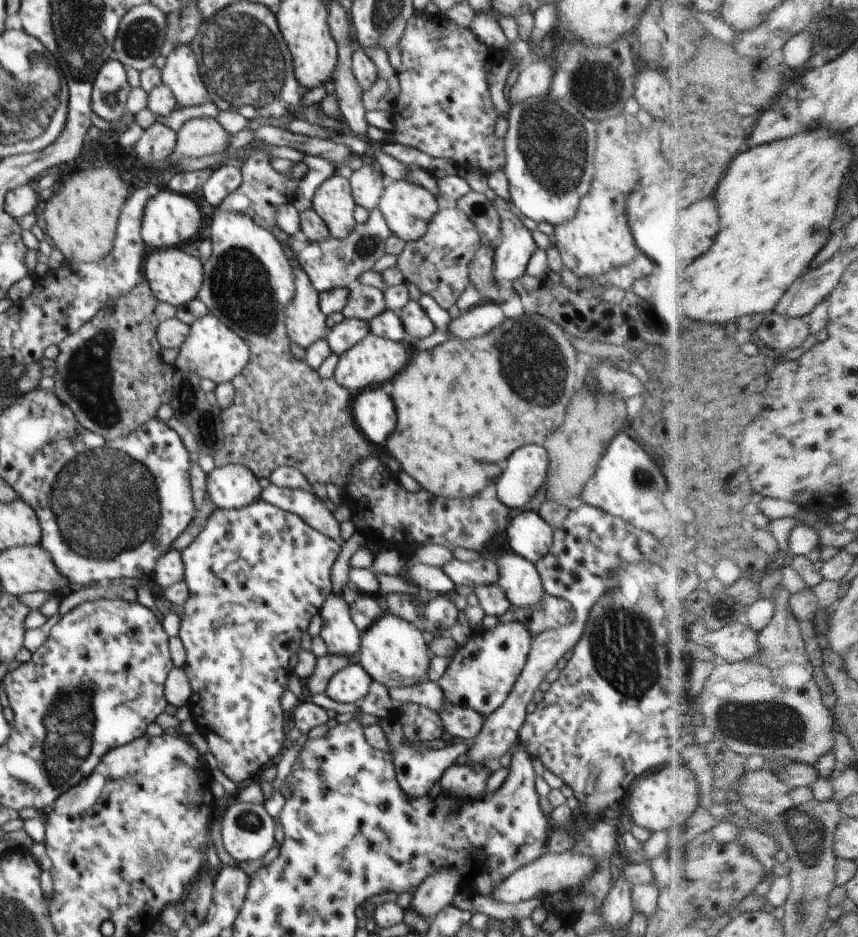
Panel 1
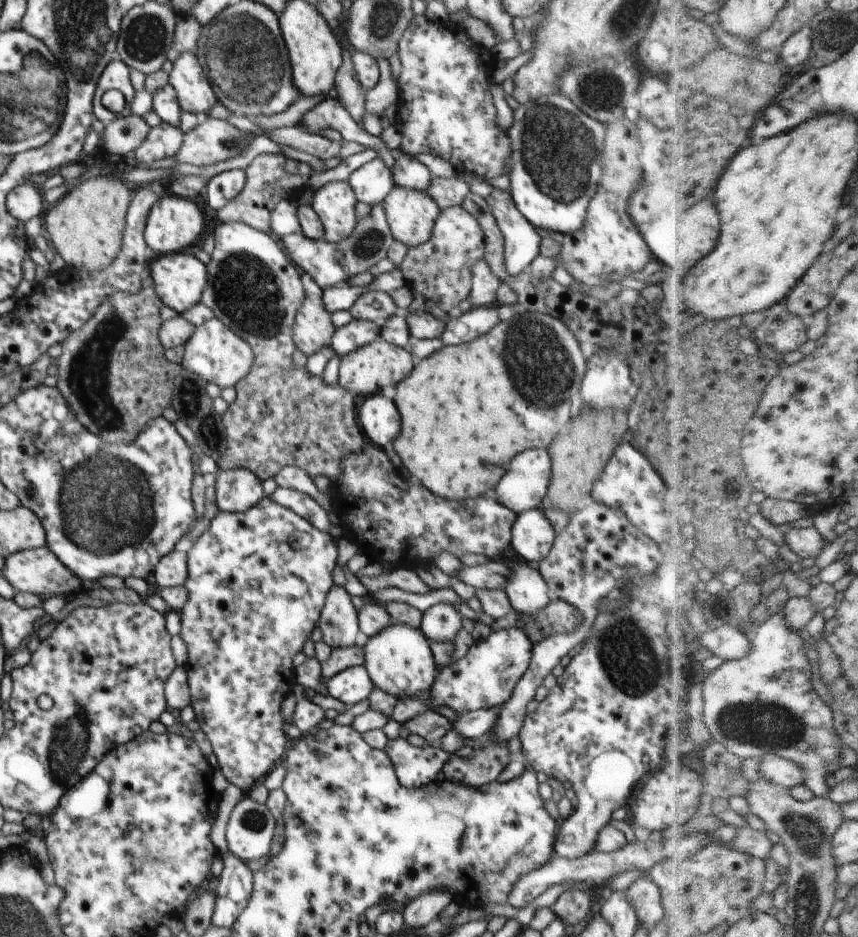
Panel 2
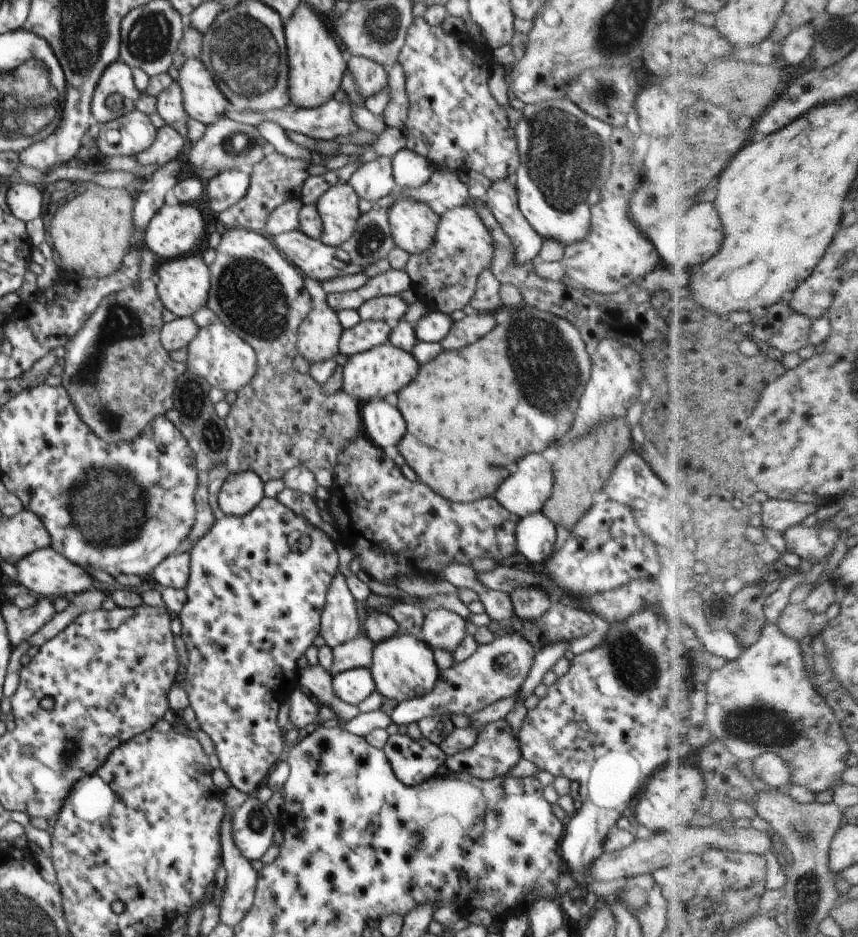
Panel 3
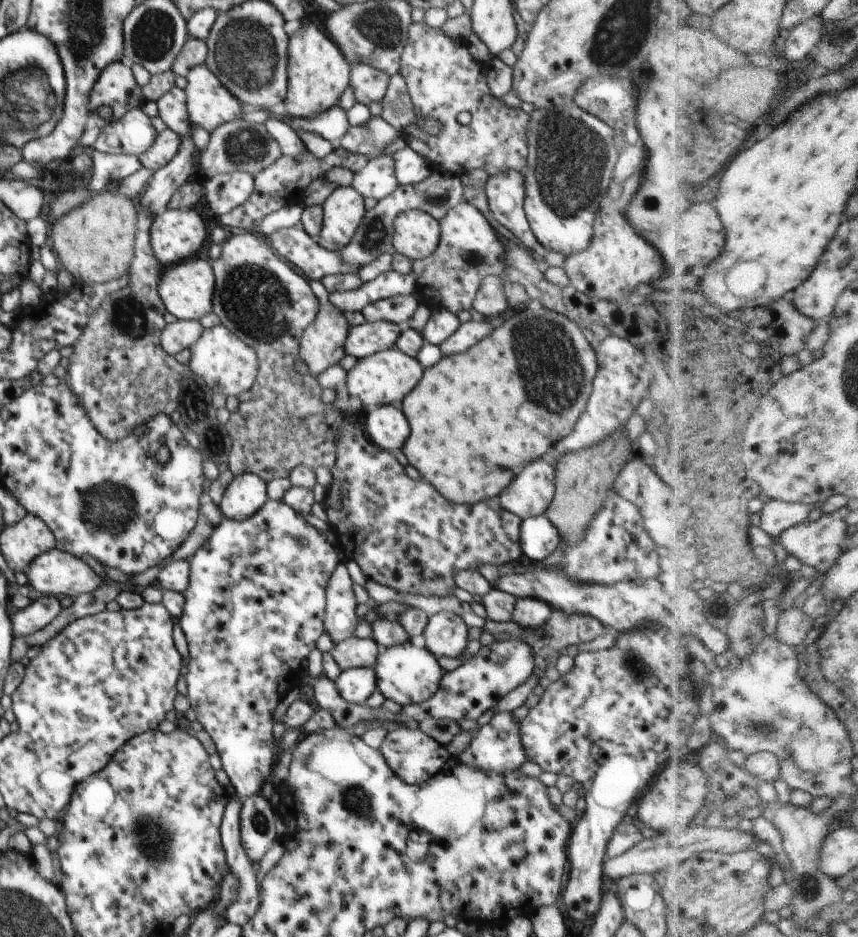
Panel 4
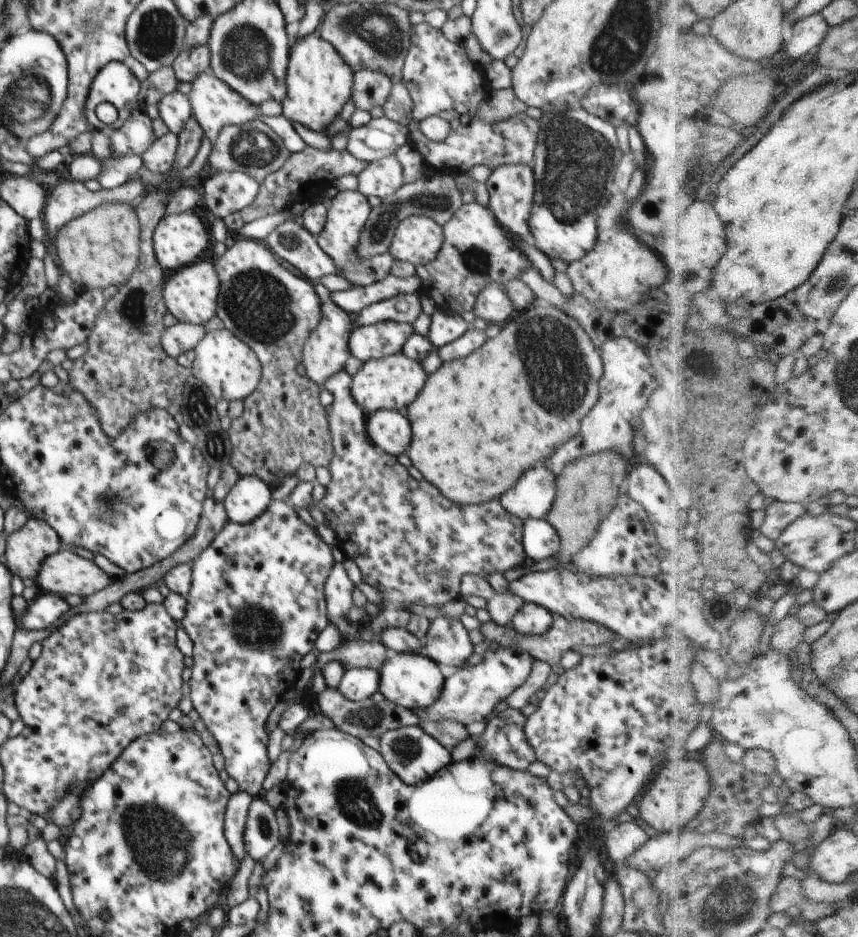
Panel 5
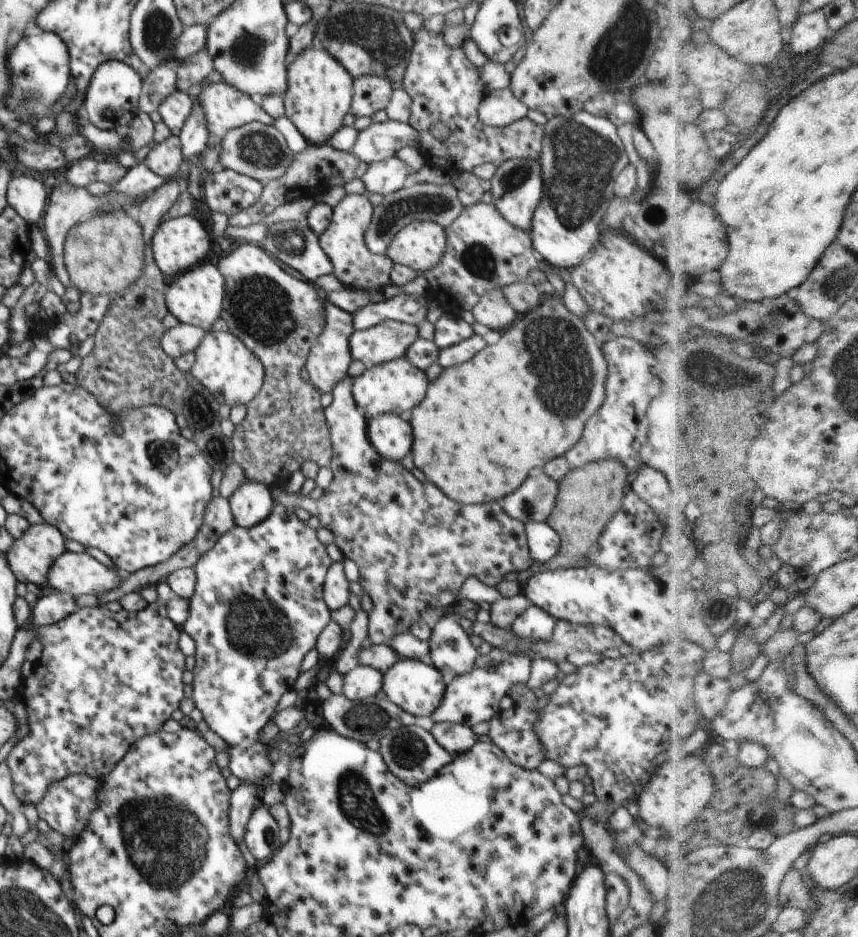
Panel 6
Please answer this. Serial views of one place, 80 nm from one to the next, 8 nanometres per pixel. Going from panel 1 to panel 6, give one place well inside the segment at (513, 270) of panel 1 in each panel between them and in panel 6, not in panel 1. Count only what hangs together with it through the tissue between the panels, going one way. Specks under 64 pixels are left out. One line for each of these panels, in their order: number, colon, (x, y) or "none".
2: (522, 241)
3: (501, 198)
4: (505, 191)
5: (511, 187)
6: (516, 186)

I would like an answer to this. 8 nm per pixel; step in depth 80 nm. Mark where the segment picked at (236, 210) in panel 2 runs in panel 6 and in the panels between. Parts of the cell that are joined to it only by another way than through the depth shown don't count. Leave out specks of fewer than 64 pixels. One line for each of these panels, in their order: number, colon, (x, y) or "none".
3: (277, 178)
4: (283, 183)
5: (306, 174)
6: (311, 173)

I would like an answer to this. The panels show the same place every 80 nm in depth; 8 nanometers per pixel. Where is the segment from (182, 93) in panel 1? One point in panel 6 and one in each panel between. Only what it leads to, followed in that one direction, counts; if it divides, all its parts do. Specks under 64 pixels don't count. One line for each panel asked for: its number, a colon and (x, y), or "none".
2: (195, 94)
3: (202, 100)
4: (209, 104)
5: (214, 105)
6: (225, 107)

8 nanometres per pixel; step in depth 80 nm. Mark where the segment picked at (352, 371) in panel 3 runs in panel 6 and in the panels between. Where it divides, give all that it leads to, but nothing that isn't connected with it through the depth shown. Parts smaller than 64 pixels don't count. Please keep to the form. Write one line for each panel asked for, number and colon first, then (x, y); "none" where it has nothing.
4: (385, 377)
5: (390, 383)
6: (395, 387)

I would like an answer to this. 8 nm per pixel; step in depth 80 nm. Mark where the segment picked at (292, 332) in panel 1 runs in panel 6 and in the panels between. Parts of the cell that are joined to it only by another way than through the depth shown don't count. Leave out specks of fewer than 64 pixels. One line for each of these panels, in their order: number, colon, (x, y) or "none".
2: (313, 329)
3: (317, 340)
4: (322, 344)
5: (326, 351)
6: (329, 358)

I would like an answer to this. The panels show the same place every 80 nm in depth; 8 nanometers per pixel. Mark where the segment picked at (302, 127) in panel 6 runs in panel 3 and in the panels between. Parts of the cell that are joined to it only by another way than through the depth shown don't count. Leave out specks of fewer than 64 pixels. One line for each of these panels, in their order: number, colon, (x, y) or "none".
3: (316, 66)
4: (317, 72)
5: (319, 83)

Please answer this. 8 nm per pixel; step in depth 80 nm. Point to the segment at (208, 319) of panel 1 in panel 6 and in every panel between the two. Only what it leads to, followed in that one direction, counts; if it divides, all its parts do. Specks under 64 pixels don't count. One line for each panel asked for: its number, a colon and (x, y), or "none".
2: (215, 352)
3: (216, 354)
4: (228, 366)
5: (231, 371)
6: (233, 375)

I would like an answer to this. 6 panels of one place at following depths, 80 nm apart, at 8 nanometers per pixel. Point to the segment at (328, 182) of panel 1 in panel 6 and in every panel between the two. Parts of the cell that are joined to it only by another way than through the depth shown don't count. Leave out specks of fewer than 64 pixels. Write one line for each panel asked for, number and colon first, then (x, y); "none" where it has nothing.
2: (335, 203)
3: (338, 207)
4: (343, 209)
5: (348, 214)
6: (343, 241)

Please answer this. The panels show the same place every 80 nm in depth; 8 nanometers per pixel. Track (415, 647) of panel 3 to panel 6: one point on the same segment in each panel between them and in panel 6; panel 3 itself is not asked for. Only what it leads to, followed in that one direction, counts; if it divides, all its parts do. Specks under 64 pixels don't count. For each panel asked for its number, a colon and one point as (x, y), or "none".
4: (405, 674)
5: (410, 680)
6: (418, 688)

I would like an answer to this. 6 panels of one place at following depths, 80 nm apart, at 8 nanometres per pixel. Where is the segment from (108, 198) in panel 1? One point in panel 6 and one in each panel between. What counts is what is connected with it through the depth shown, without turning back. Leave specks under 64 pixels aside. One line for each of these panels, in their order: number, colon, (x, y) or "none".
2: (86, 227)
3: (92, 233)
4: (95, 242)
5: (99, 249)
6: (104, 255)

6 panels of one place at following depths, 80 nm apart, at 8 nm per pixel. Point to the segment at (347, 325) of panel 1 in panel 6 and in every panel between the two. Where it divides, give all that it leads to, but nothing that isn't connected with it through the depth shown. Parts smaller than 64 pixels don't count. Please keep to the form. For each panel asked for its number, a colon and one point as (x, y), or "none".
2: (358, 333)
3: (366, 334)
4: (369, 338)
5: (386, 338)
6: (389, 340)

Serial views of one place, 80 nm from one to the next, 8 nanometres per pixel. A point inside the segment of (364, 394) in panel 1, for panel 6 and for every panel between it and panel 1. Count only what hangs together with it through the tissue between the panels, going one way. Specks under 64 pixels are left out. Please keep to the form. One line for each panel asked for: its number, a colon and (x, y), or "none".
2: (379, 419)
3: (381, 423)
4: (387, 427)
5: (388, 430)
6: (392, 437)

